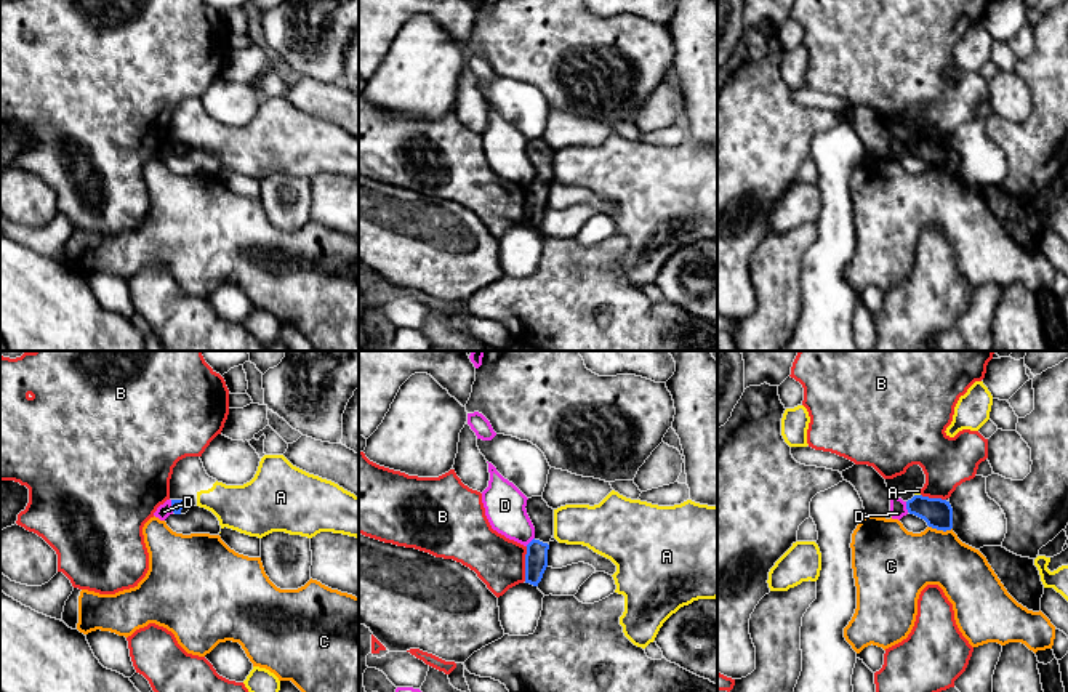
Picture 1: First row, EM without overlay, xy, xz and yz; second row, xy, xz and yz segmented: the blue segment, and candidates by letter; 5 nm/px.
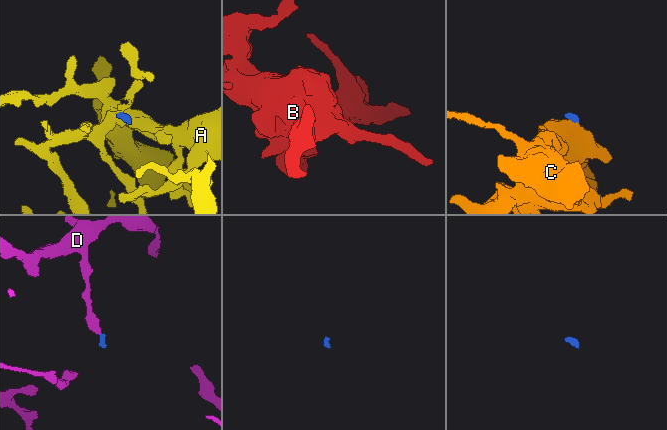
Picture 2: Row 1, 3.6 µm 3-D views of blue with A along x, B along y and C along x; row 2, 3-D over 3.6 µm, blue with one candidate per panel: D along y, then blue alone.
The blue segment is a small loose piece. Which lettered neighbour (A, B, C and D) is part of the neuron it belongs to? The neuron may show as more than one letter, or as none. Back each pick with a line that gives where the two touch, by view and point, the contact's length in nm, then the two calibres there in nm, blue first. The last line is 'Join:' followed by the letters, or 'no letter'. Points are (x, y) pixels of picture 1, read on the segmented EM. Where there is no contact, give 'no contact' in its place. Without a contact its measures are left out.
Join: no letter

